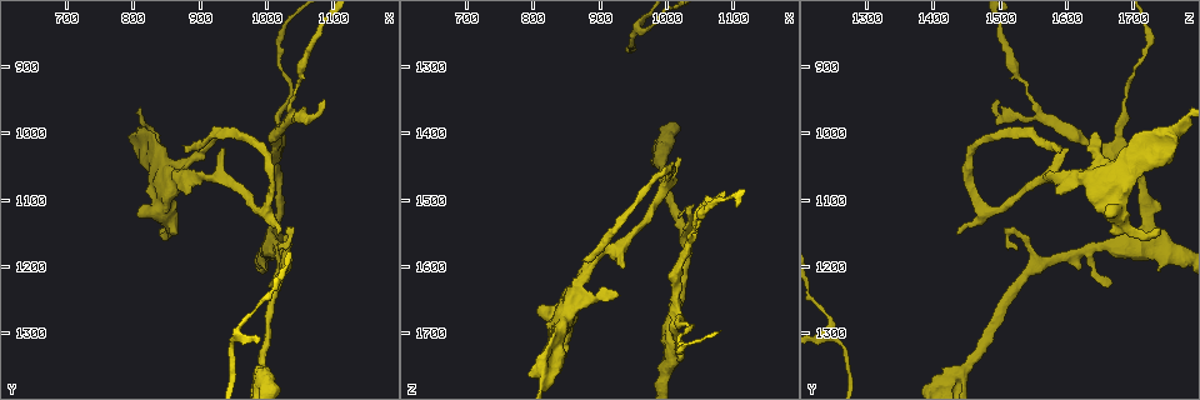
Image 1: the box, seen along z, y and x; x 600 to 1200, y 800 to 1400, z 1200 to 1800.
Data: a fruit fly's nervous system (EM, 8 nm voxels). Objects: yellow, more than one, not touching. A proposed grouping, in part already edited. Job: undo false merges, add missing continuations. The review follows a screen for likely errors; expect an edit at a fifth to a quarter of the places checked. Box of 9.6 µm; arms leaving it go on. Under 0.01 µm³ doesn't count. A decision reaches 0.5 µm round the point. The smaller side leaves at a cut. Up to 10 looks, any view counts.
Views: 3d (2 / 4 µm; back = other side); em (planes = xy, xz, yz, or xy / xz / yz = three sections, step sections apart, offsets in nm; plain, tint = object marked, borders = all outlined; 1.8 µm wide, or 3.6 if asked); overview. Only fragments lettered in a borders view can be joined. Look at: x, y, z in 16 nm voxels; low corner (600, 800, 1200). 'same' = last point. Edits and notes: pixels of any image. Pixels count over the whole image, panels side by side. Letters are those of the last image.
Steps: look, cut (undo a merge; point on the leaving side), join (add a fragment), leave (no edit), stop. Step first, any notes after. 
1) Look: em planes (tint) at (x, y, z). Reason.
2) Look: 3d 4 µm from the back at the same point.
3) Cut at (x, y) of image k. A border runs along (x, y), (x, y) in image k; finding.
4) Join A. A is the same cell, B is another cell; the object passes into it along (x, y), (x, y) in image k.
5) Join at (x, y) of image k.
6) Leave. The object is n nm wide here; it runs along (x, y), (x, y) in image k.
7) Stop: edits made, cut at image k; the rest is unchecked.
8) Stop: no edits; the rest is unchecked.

Look: em 3.6 µm xy step 16 (tint) at (820, 1020, 1750). Sudden change in width.

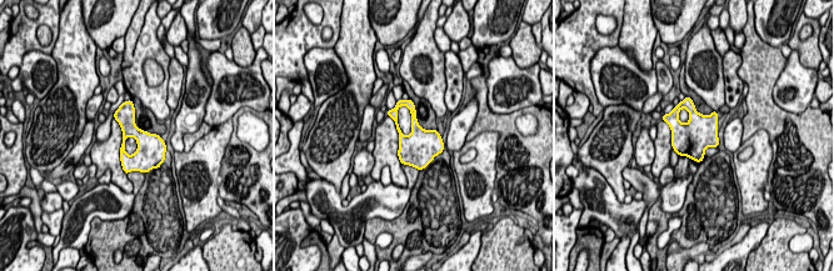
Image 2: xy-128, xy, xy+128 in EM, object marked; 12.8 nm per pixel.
Look: em 3.6 µm planes (borders) at the same point.

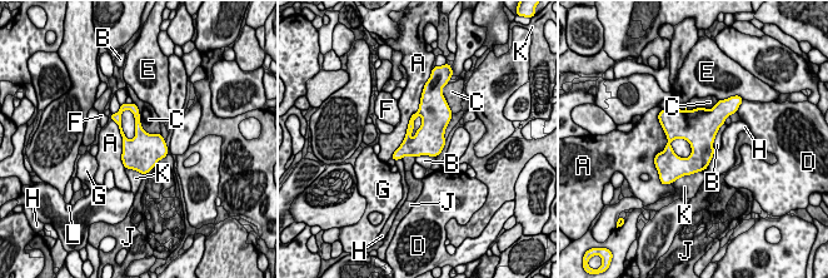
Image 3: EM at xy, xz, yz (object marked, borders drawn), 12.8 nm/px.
Leave. The longest contact is with A, 850 nm; A, B, C, D, E, F, G, H, J, K and L are other cells; a border runs along (133, 102), (140, 125), (160, 134) in image 3; one neuron here.

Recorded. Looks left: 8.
Look: 3d 4 µm at (890, 1085, 1580).

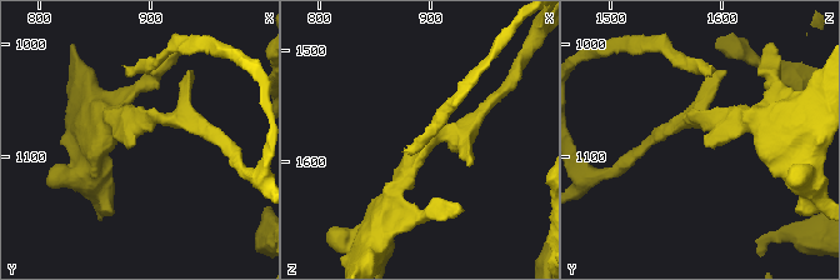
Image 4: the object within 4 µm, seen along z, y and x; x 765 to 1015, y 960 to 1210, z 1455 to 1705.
Look: em planes (borders) at (886, 1090, 1584).

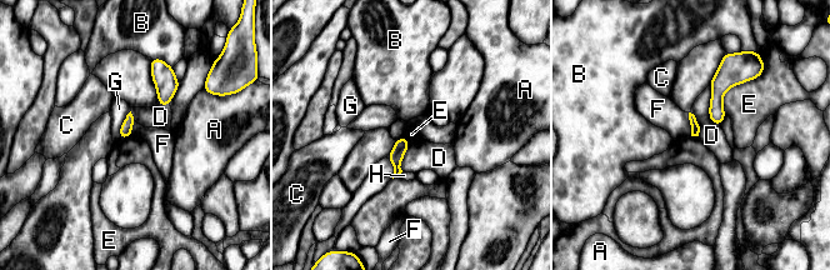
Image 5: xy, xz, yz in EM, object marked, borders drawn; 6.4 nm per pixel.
Leave. A, B, C, D, E, F, G and H are other cells; a border runs along (754, 78), (726, 91), (725, 114) in image 5; no lettered fragment goes on from it.

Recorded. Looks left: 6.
Look: em planes (borders) at (1020, 1150, 1435).

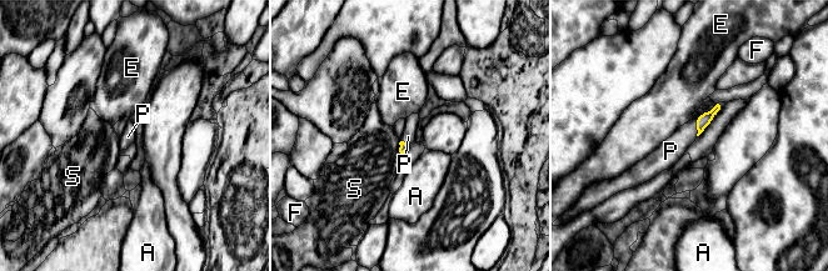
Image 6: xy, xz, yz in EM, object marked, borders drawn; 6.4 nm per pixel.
Join P. P is the same cell, A, E, F and S are other cells; the object passes into it along (702, 121), (696, 126), (671, 151) in image 6; the neuron continues.

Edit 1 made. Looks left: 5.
Stop: edits made, join at image 6; the rest is unchecked.

